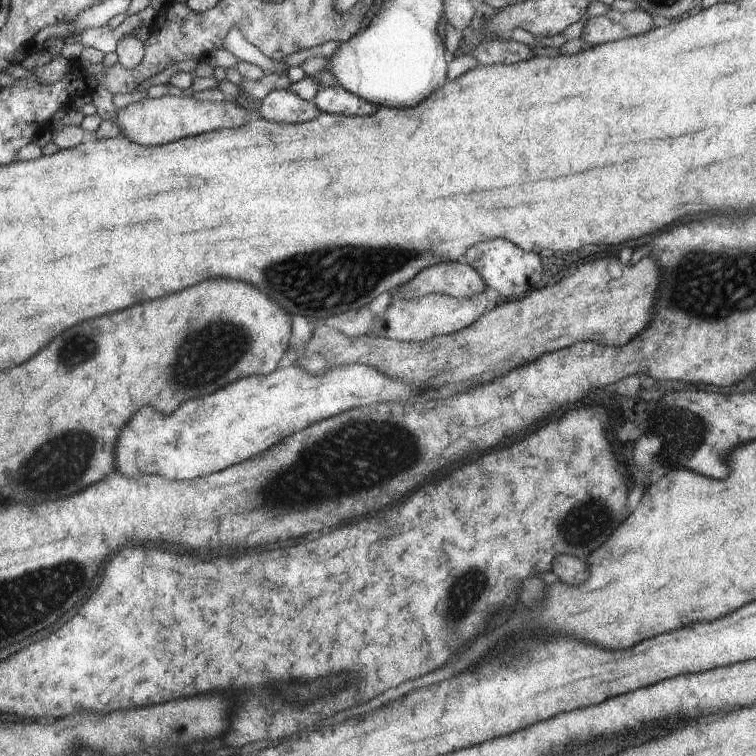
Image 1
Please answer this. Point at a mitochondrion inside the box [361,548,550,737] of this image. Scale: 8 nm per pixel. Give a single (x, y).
(467, 591)

